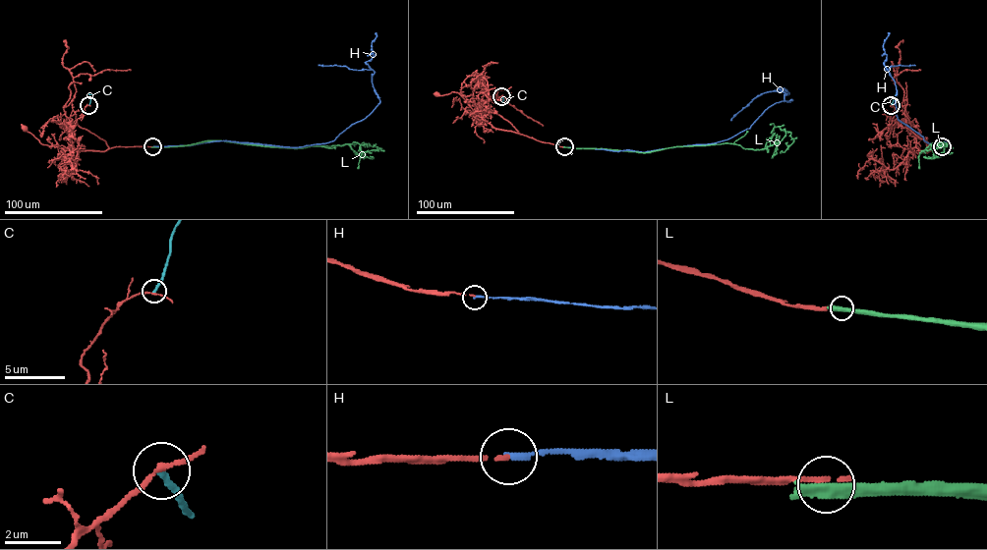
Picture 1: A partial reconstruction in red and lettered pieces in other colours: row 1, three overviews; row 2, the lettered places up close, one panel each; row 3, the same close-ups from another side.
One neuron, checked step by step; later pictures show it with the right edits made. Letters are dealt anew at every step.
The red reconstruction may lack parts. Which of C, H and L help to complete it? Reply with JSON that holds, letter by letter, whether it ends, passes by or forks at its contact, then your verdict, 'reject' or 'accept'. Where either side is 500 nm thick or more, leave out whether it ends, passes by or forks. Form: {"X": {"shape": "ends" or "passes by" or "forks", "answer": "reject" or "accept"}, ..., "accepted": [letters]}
{"C": {"shape": "ends", "answer": "reject"}, "H": {"shape": "ends", "answer": "accept"}, "L": {"shape": "passes by", "answer": "reject"}, "accepted": ["H"]}

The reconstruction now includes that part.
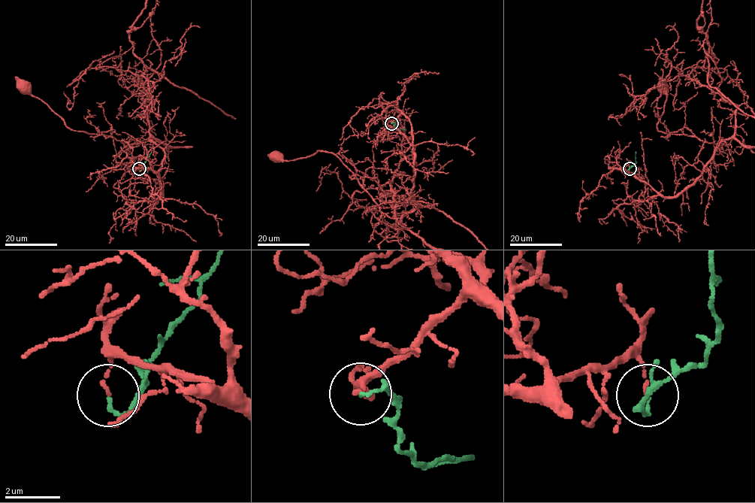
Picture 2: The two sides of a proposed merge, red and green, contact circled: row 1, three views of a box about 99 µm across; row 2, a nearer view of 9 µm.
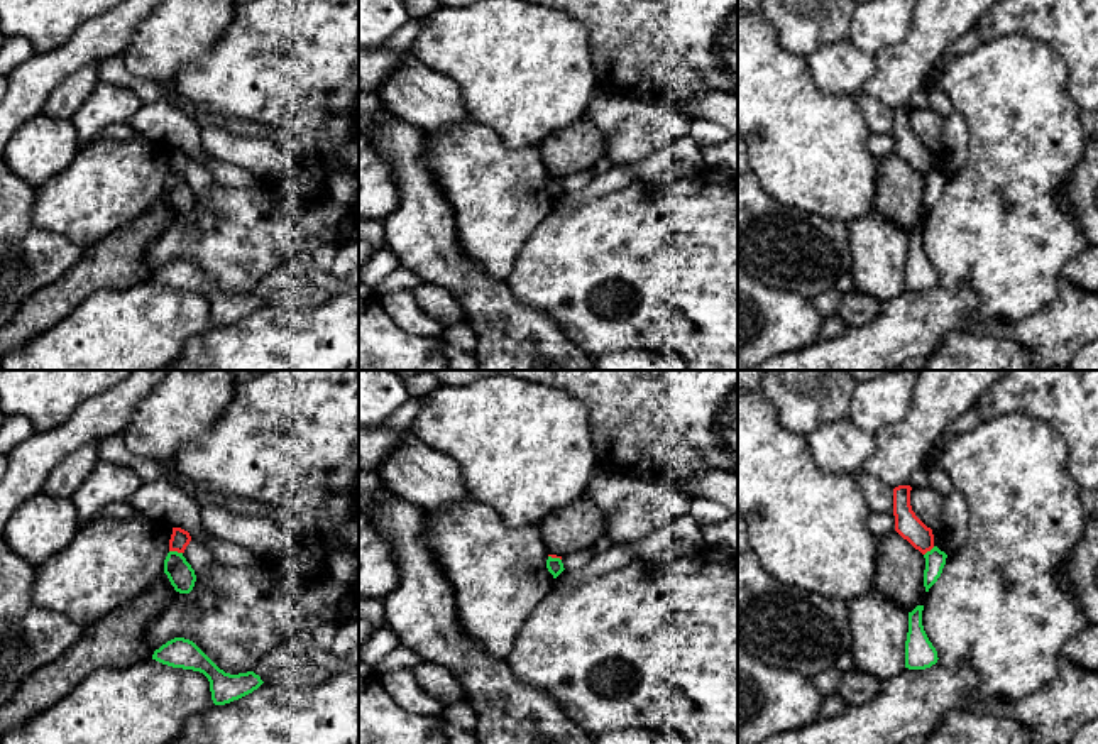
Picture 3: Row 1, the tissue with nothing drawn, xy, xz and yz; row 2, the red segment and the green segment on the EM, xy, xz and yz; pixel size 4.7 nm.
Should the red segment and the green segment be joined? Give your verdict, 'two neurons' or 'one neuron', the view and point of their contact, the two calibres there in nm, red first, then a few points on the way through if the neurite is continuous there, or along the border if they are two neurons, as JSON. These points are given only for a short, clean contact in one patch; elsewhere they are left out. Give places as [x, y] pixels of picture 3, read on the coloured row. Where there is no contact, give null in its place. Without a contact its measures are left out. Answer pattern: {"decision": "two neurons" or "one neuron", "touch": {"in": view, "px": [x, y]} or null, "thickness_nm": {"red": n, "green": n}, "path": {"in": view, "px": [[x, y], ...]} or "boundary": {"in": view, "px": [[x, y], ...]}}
{"decision": "two neurons", "touch": {"in": "xy", "px": [176, 550]}, "thickness_nm": {"red": 90, "green": 120}, "boundary": {"in": "xy", "px": [[170, 550], [181, 553]]}}

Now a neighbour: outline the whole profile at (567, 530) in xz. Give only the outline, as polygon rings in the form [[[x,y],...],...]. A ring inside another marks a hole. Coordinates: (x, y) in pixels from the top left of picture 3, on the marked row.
[[[585,495],[558,507],[536,524],[548,555],[567,556],[592,544],[606,534],[602,509]]]

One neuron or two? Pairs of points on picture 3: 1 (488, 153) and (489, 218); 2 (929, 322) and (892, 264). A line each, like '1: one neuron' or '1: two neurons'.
1: one neuron
2: two neurons

